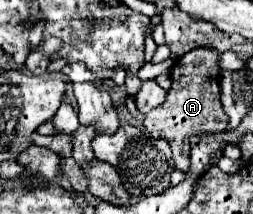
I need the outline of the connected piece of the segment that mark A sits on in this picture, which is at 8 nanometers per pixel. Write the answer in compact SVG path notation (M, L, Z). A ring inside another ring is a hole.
M196 48L178 58L170 70L172 86L166 94L166 102L156 106L144 116L144 128L152 138L164 138L174 154L176 168L182 172L190 170L190 138L226 130L228 116L220 106L220 68L218 52L210 48Z

